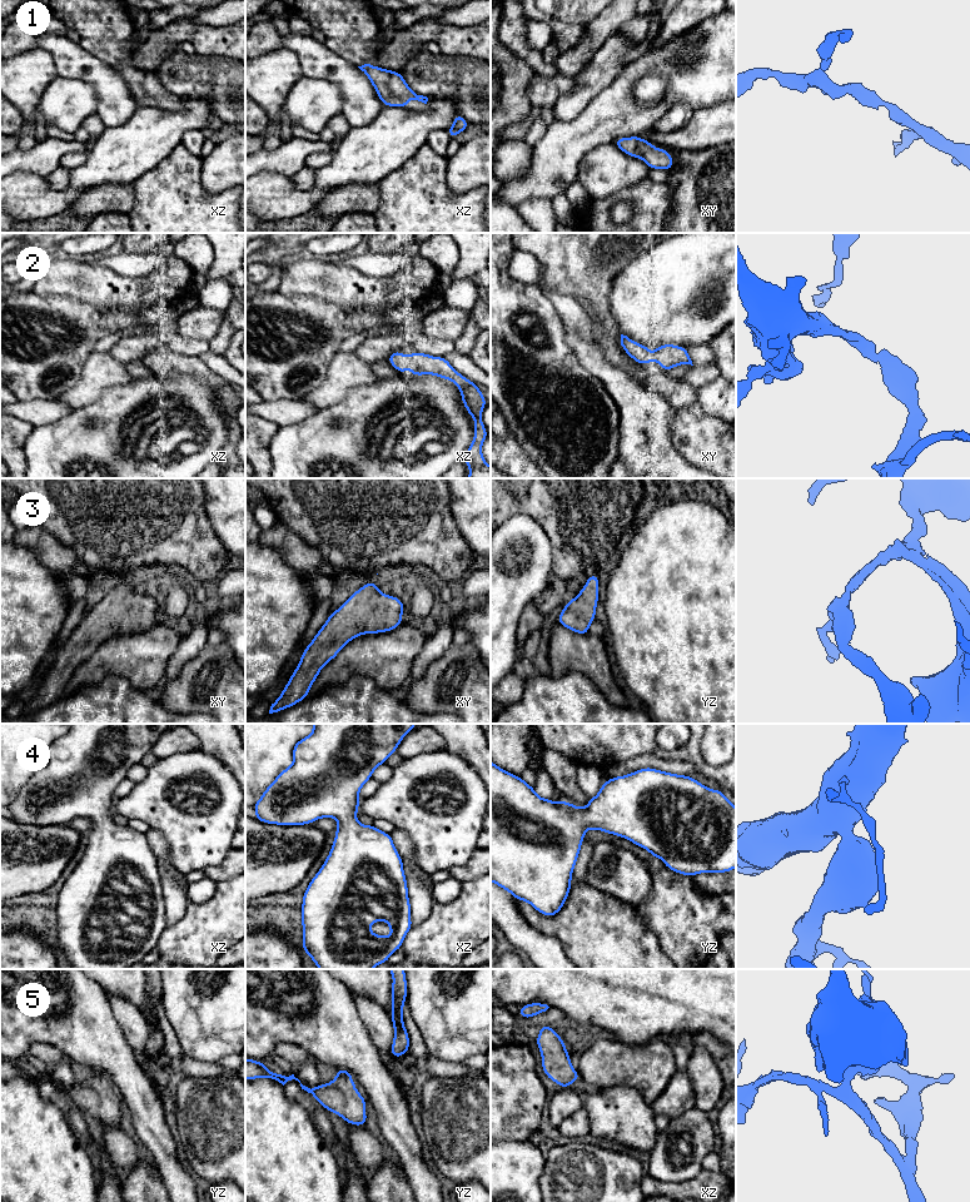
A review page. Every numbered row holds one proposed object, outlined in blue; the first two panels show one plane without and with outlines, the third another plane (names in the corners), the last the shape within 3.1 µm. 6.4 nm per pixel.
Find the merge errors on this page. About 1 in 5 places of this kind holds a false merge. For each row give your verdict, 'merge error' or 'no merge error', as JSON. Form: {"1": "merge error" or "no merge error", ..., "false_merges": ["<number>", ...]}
{"1": "no merge error", "2": "no merge error", "3": "no merge error", "4": "no merge error", "5": "no merge error", "false_merges": []}

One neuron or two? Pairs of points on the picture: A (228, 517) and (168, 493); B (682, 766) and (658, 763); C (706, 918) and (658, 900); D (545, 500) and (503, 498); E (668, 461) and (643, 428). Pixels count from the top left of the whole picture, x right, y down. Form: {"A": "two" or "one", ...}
{"A": "two", "B": "one", "C": "one", "D": "one", "E": "one"}

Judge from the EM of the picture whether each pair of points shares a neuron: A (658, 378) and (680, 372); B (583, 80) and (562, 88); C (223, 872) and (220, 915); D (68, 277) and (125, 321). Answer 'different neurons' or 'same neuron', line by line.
A: different neurons
B: different neurons
C: different neurons
D: different neurons

